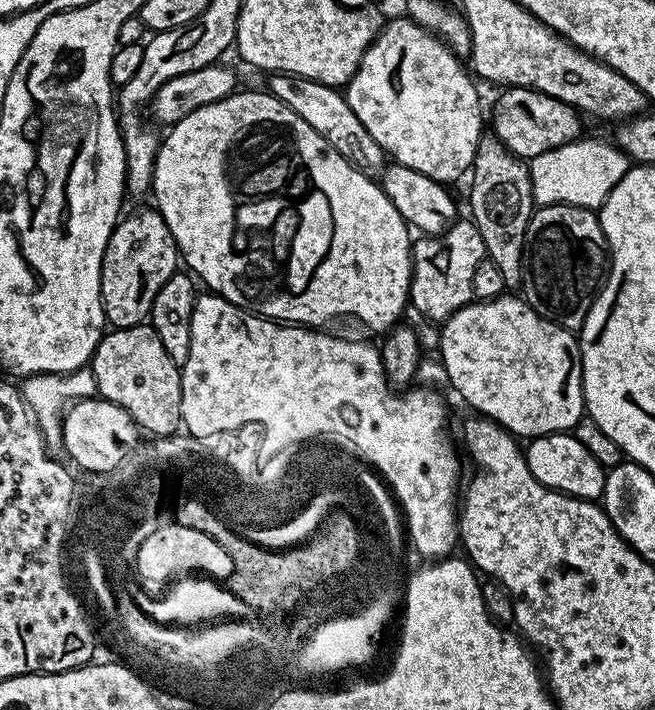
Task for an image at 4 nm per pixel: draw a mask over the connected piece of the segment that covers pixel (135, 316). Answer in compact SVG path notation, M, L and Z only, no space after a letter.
M149 206L127 216L128 213L112 229L100 271L104 319L112 328L145 323L152 314L154 294L166 286L166 278L178 271L176 243L159 211Z

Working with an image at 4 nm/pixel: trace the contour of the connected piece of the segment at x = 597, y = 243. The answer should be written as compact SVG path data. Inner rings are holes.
M546 204L533 211L526 238L520 282L523 299L542 318L579 333L590 306L604 287L610 267L608 240L593 209L573 204Z

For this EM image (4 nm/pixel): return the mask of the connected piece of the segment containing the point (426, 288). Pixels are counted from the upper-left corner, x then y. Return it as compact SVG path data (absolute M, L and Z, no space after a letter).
M460 218L440 236L421 235L419 239L412 245L412 281L408 299L411 307L416 307L426 319L443 322L462 306L473 303L474 270L478 262L486 258L482 234L478 234L471 219Z

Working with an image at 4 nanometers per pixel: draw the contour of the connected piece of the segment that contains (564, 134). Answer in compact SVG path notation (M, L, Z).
M509 88L496 100L492 108L491 131L500 139L502 146L525 162L531 162L535 156L552 152L567 144L581 139L581 113L571 108L558 98L550 98L550 94L542 94L536 88Z

